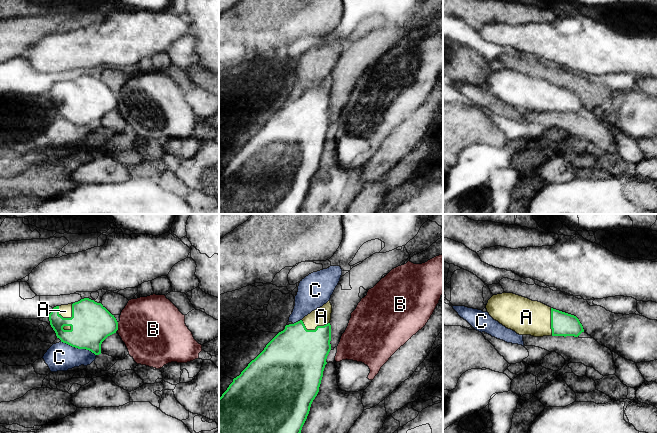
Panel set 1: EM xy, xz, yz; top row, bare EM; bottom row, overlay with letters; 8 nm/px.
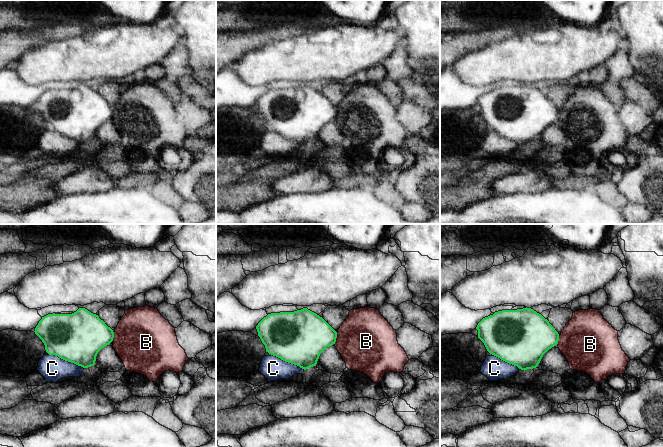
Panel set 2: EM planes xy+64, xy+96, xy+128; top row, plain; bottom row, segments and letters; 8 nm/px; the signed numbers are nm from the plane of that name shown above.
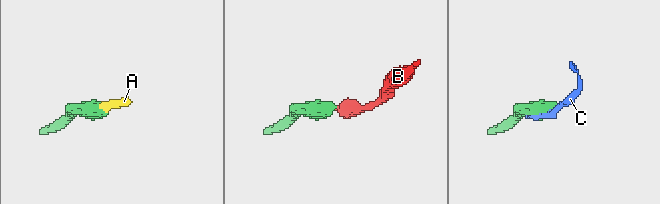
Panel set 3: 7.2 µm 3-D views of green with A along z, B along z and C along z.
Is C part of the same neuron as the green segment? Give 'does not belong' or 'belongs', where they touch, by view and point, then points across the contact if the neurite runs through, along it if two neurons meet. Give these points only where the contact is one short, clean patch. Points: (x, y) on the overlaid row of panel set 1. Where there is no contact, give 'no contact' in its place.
does not belong | xy (79, 348)

